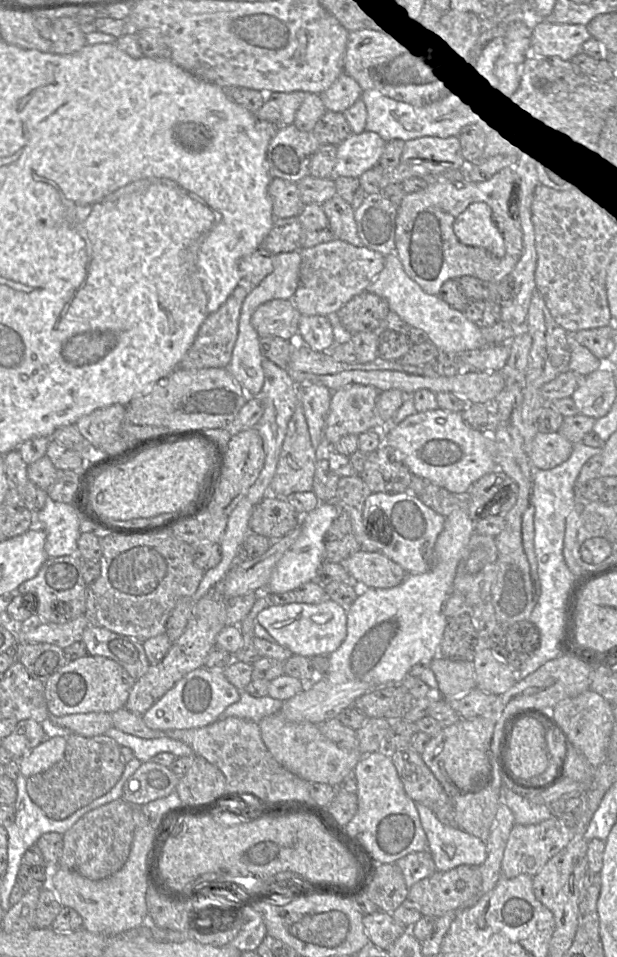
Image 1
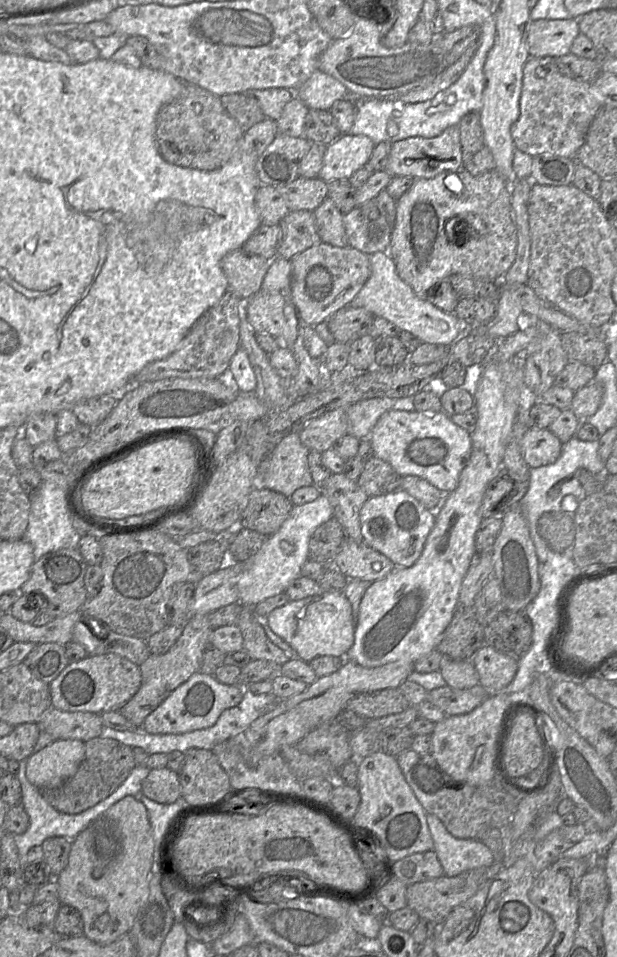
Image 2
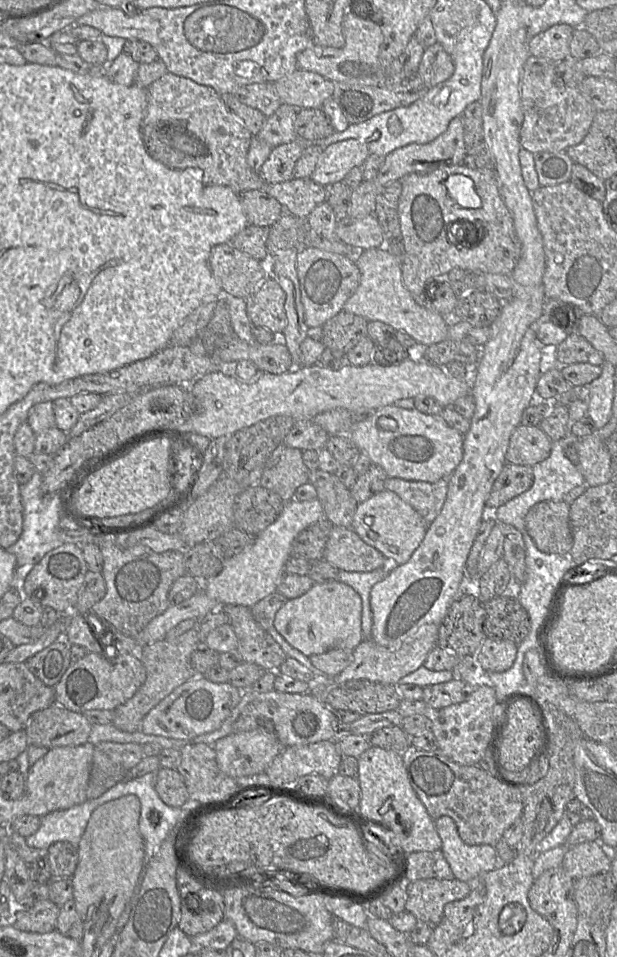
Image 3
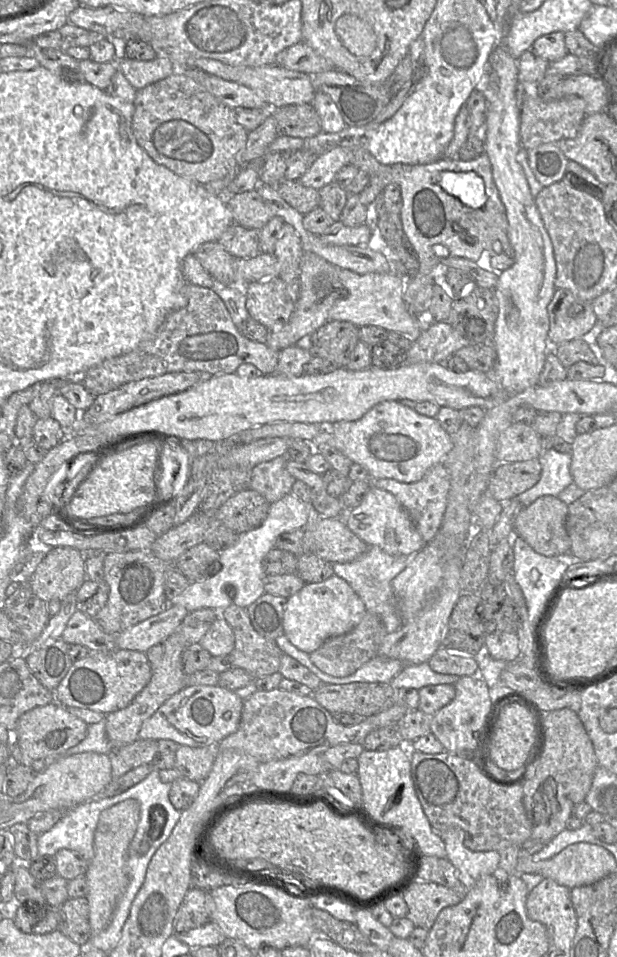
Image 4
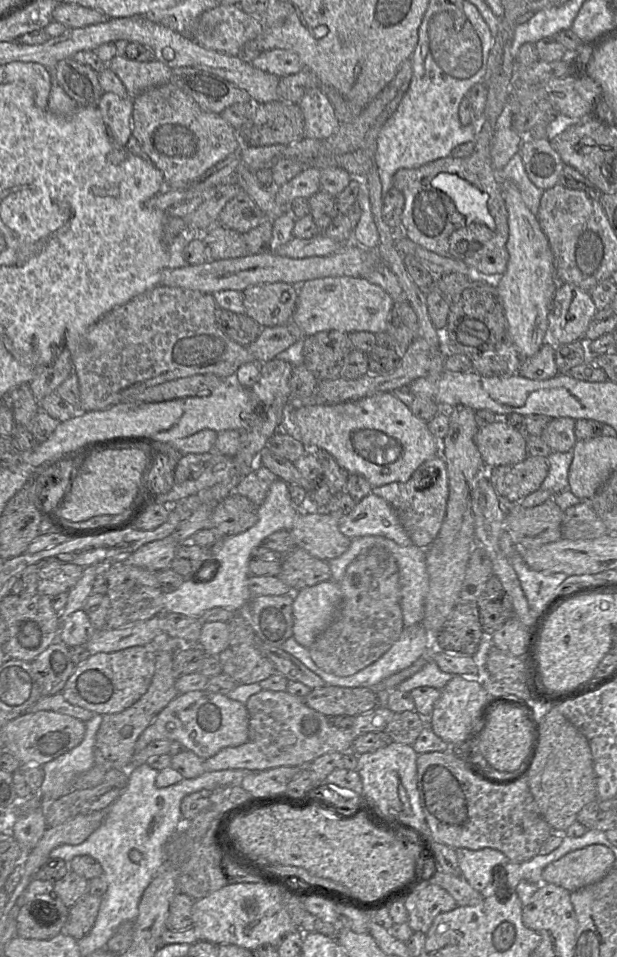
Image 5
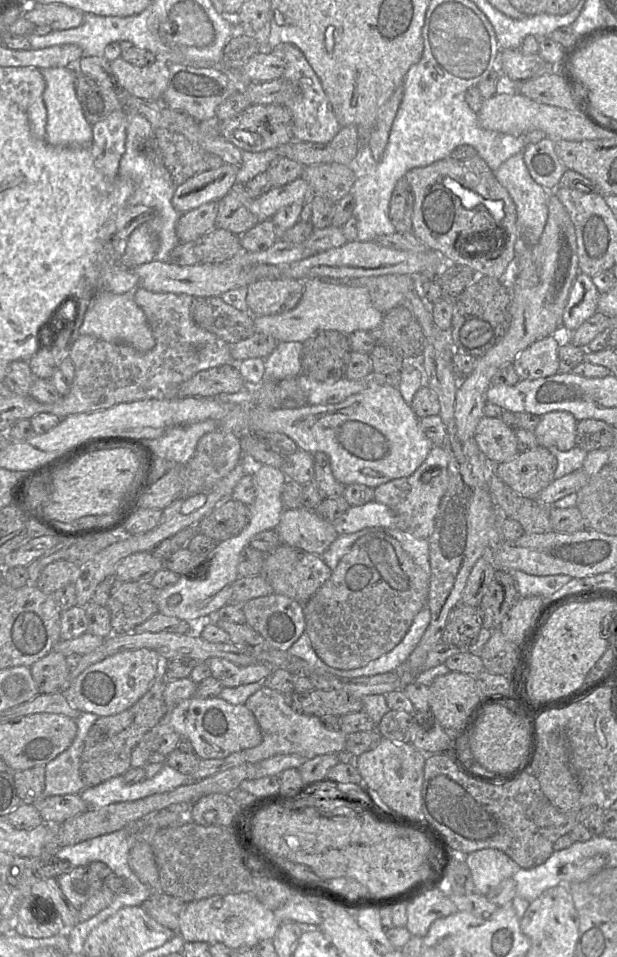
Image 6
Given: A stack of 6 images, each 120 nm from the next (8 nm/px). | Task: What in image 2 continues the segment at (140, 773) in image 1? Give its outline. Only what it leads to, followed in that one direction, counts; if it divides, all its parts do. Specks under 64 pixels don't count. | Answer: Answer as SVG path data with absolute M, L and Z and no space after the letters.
M166 767L150 770L142 781L141 793L156 803L174 803L181 797L178 773Z

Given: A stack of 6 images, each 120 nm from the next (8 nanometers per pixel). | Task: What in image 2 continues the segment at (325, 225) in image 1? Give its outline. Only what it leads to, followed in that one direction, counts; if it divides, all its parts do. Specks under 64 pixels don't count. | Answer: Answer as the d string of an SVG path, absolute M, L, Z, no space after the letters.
M314 211L289 212L279 224L282 230L277 257L292 260L308 248L322 243Z

